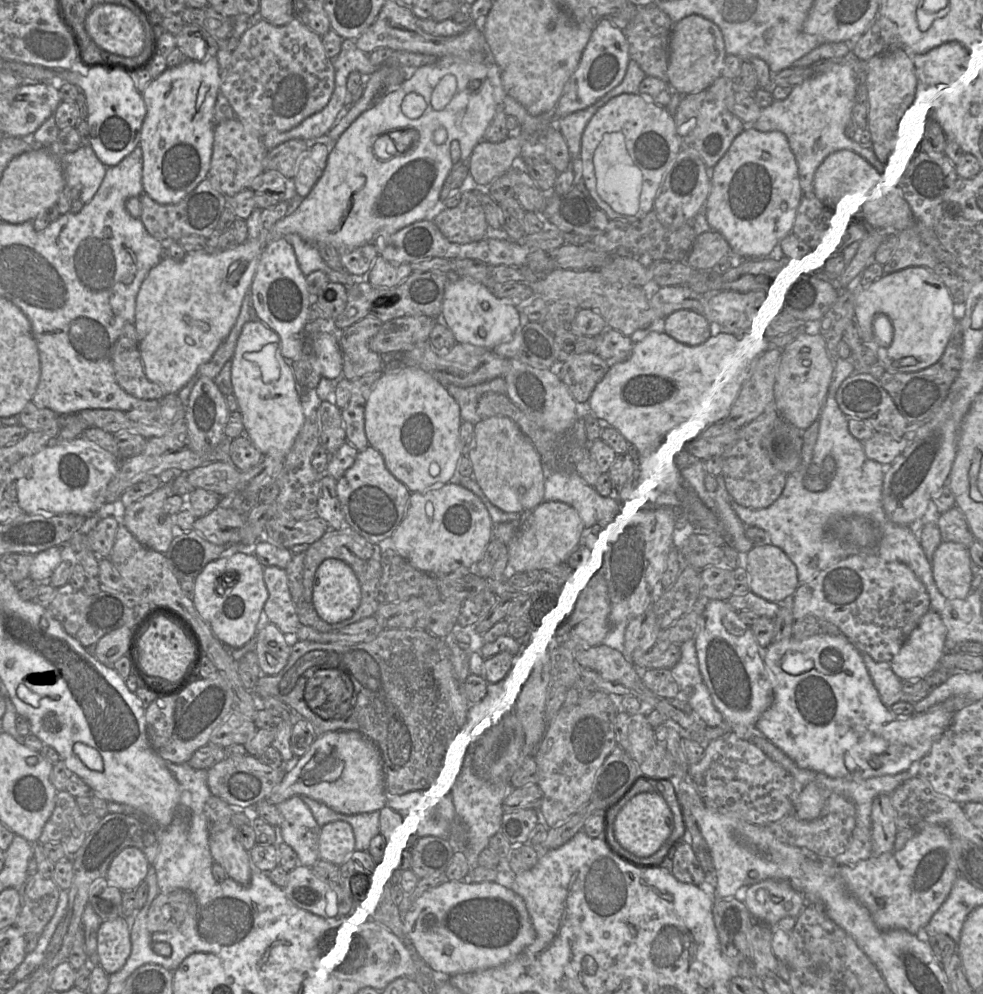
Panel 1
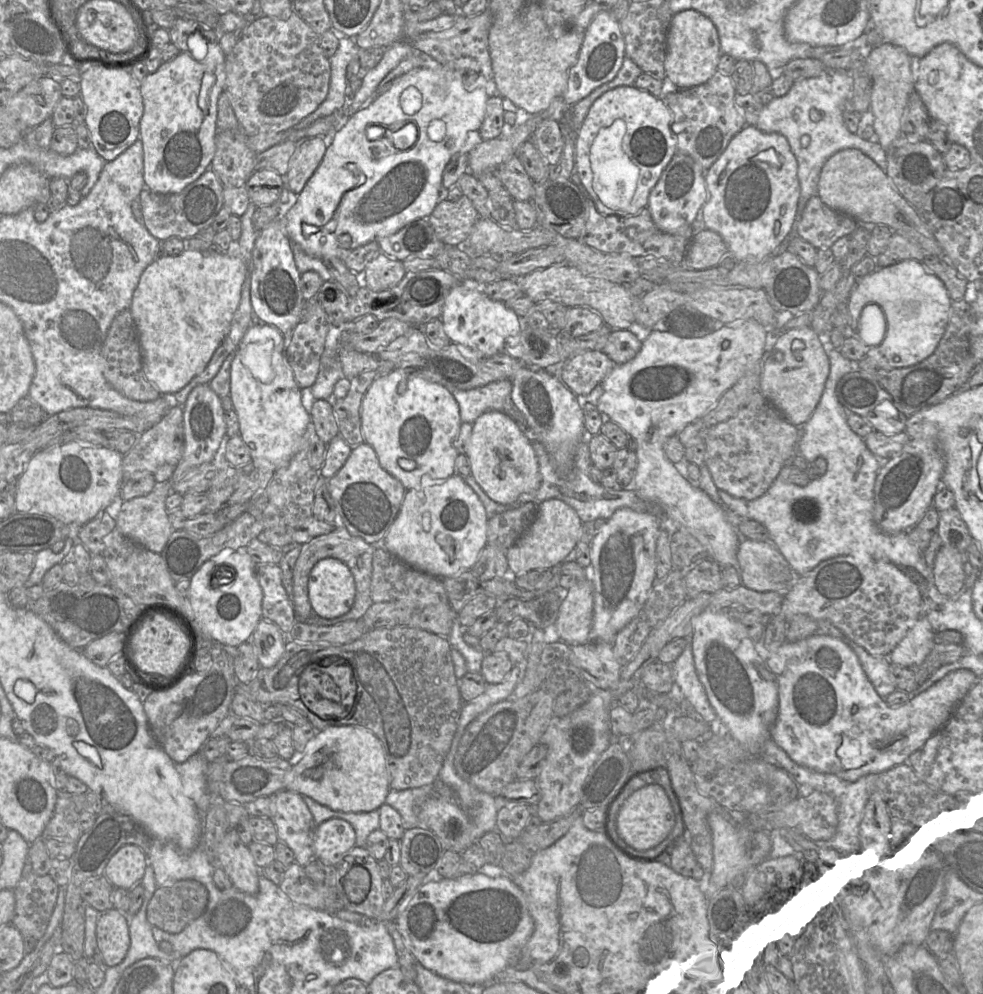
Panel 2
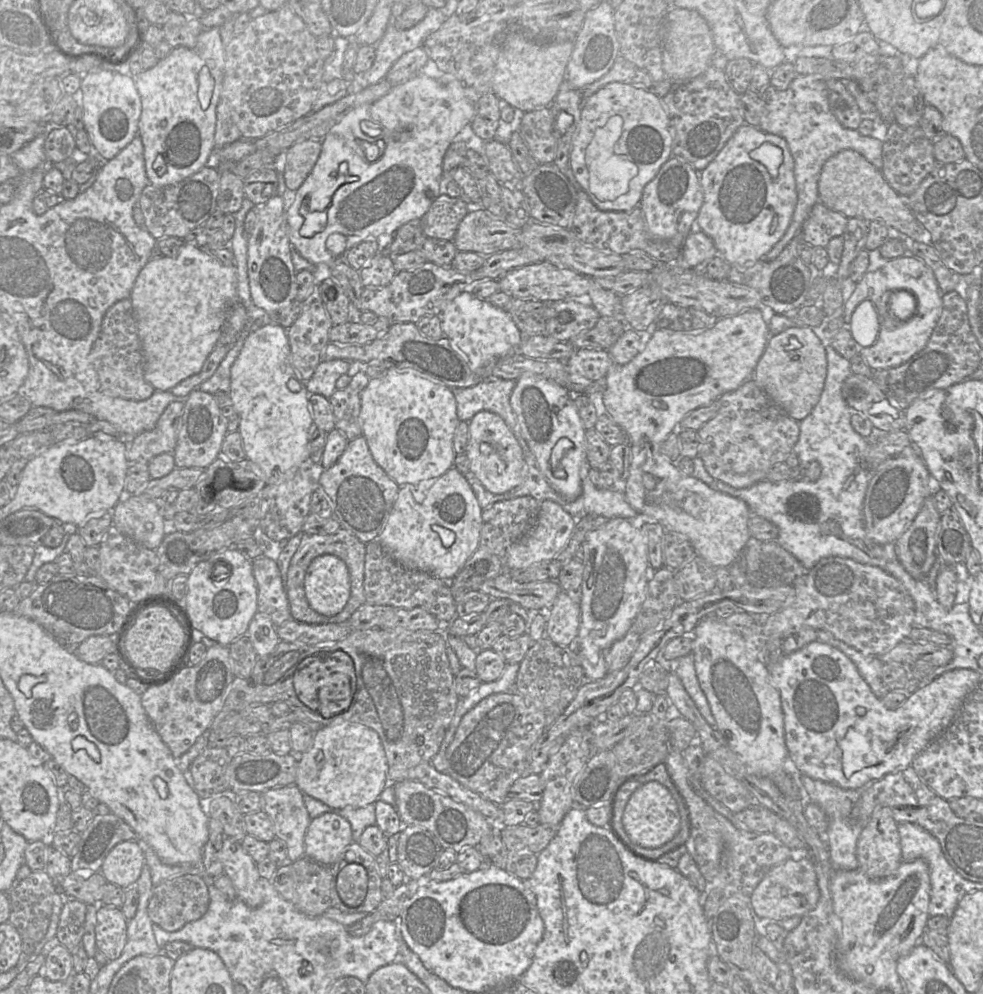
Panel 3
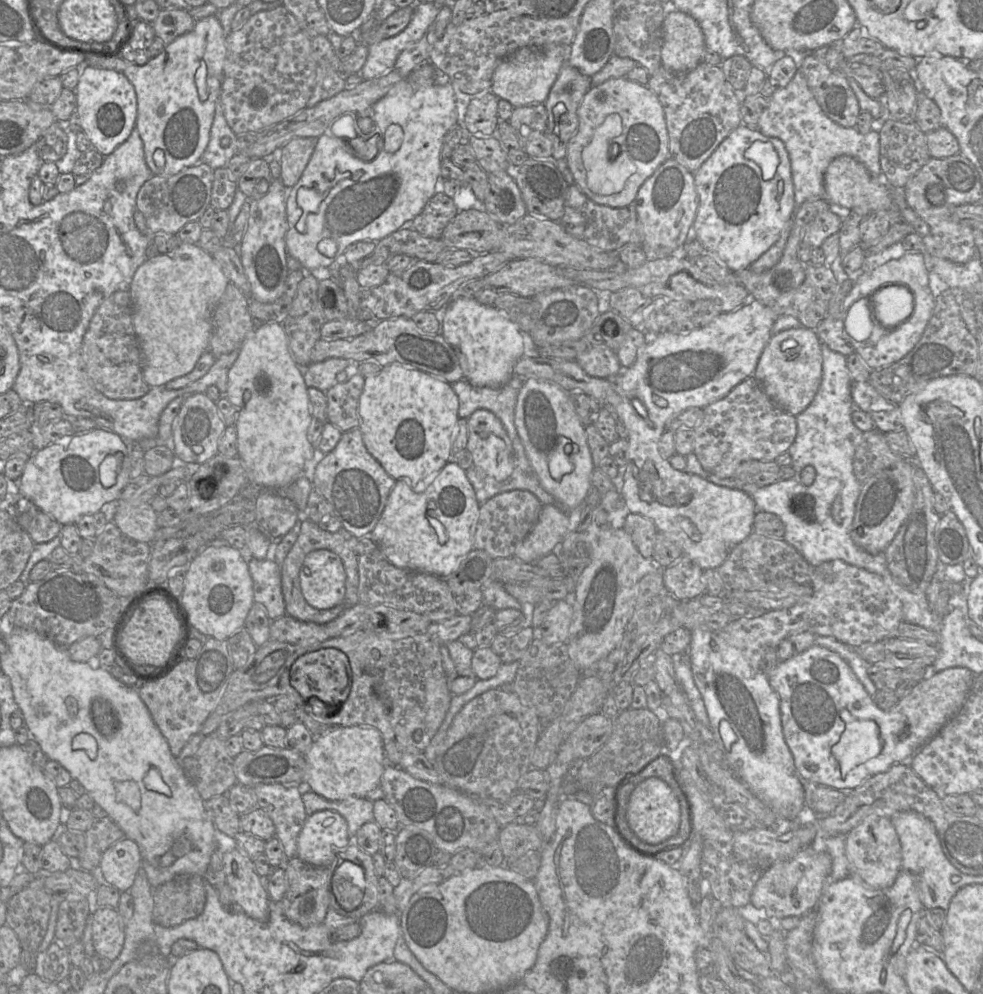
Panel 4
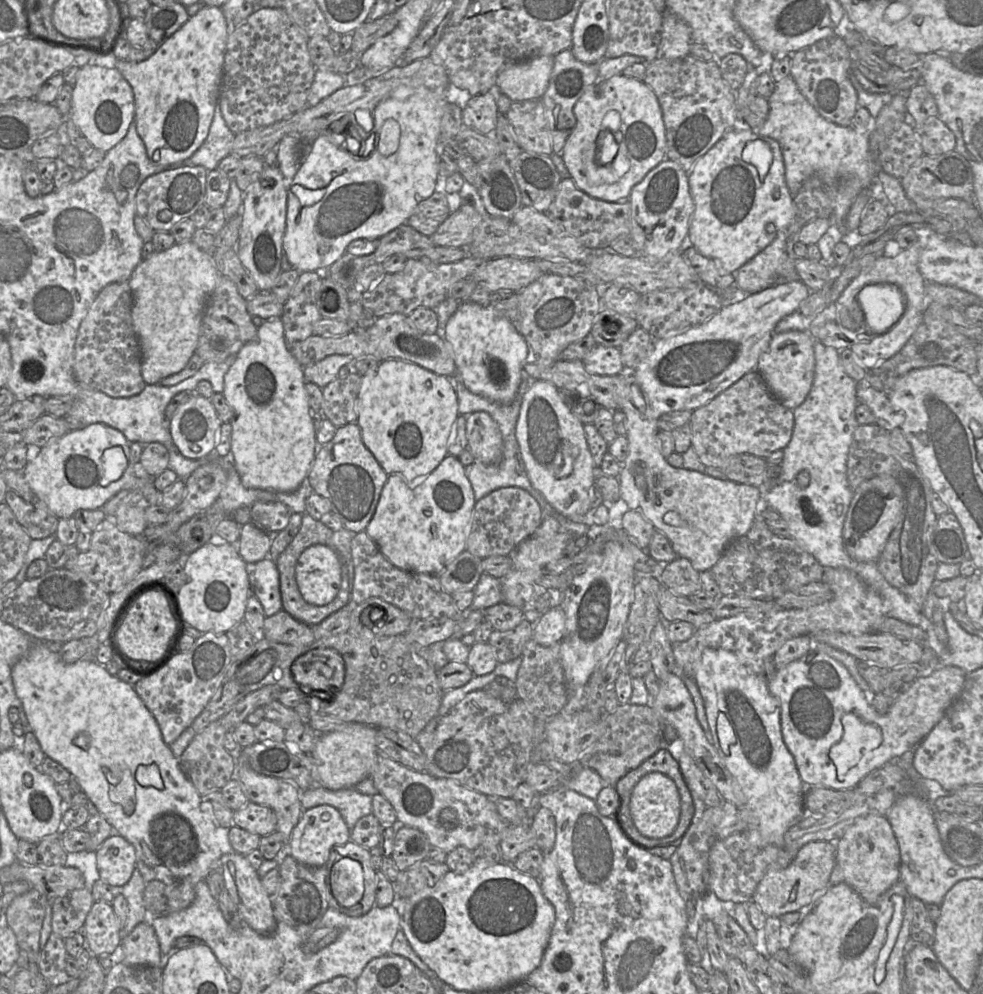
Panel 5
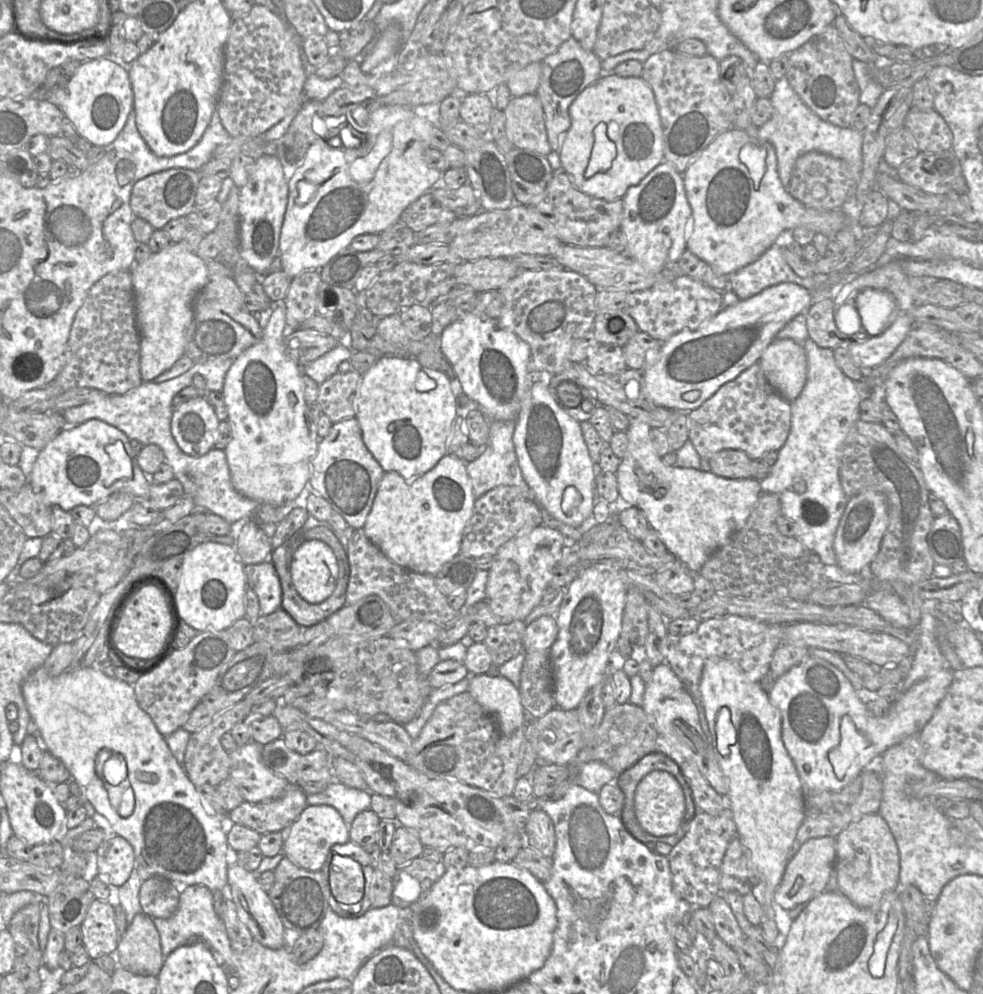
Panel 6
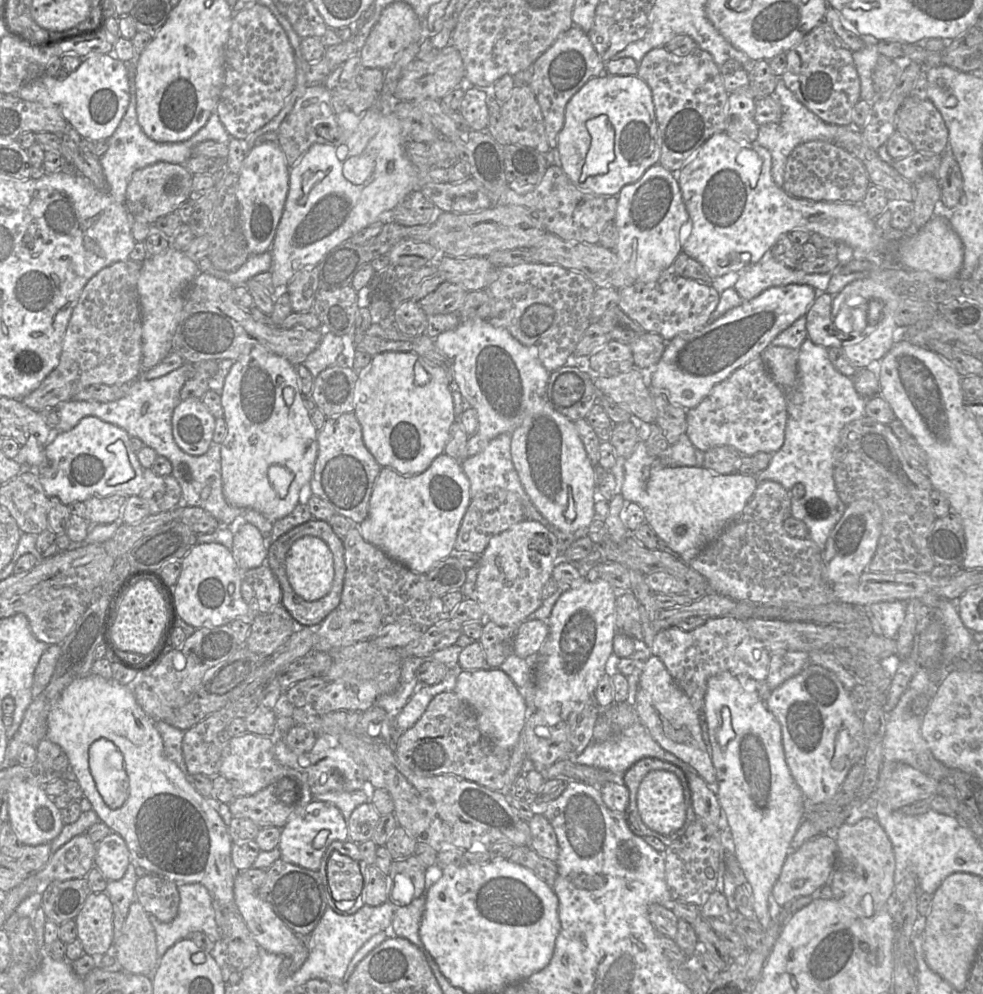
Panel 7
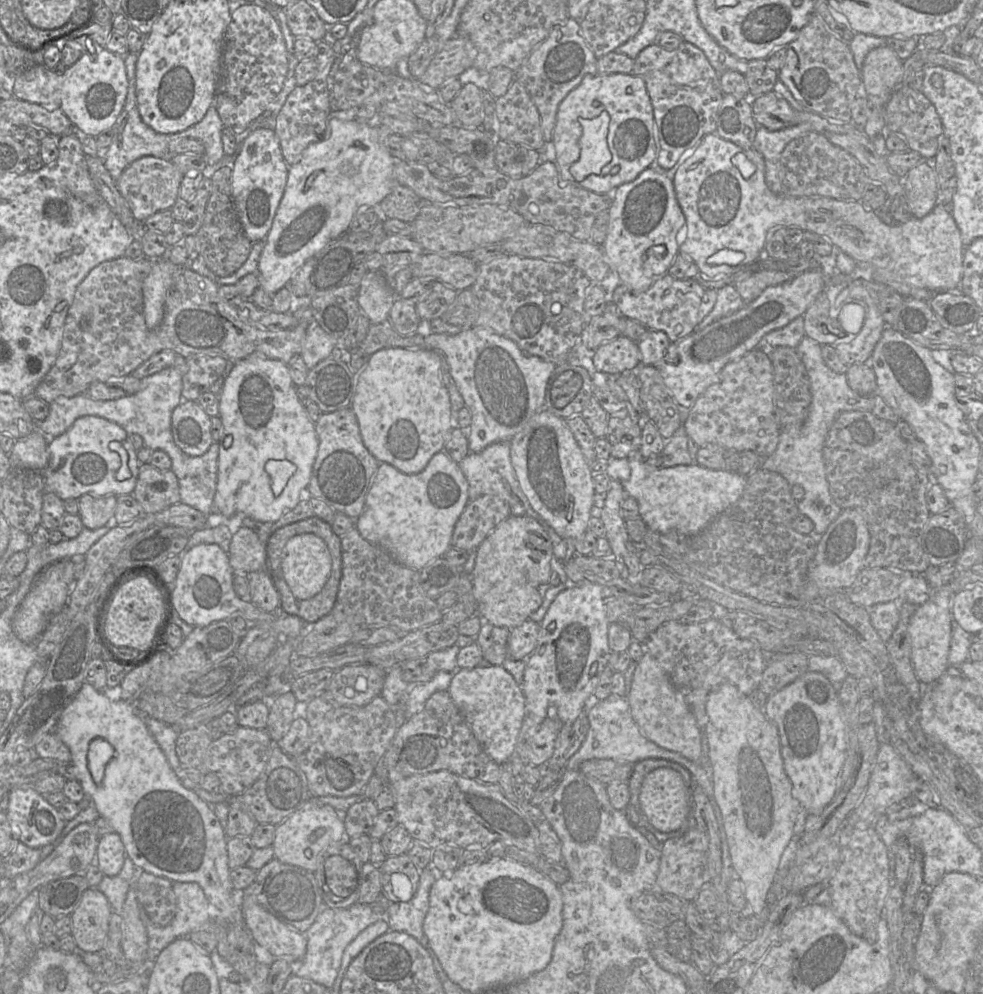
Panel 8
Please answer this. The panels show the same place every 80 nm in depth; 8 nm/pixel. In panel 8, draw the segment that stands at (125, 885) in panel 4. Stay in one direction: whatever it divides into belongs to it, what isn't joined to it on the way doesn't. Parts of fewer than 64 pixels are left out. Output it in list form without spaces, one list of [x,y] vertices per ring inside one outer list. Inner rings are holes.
[[[112,832],[99,838],[95,863],[105,876],[116,876],[126,857],[124,843],[118,833]]]

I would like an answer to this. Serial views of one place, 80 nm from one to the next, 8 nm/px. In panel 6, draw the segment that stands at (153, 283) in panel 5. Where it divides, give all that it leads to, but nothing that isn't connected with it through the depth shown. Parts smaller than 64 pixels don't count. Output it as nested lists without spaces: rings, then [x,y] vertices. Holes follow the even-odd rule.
[[[170,243],[158,253],[151,253],[142,263],[131,268],[135,295],[136,325],[140,342],[140,374],[143,381],[153,379],[169,370],[185,354],[186,333],[193,318],[193,304],[207,284],[209,271],[206,262],[183,243]]]

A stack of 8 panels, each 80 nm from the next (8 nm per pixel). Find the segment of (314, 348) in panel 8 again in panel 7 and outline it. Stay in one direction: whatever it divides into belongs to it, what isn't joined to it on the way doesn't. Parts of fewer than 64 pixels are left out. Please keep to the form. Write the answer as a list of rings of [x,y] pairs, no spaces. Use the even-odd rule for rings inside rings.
[[[322,331],[322,338],[318,347],[308,355],[303,365],[315,378],[326,368],[335,365],[342,350],[343,344],[340,337],[331,332]]]

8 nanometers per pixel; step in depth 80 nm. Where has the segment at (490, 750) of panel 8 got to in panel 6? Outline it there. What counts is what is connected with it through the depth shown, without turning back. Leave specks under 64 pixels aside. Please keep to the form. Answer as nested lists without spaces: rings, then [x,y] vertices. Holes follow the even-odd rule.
[[[470,675],[467,692],[491,715],[500,733],[512,735],[529,718],[521,704],[519,690],[501,675]]]

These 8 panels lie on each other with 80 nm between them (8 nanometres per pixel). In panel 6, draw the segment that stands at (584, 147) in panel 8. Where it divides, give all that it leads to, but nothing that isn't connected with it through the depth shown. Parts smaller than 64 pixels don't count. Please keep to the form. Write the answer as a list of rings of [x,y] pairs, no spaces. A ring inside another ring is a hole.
[[[600,122],[593,130],[594,145],[585,171],[585,177],[590,178],[598,172],[607,171],[616,157],[615,143],[607,136],[607,124]]]

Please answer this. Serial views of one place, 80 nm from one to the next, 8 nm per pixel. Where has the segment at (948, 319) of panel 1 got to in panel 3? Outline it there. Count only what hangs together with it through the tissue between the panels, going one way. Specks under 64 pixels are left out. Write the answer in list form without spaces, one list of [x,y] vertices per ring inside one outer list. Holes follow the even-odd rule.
[[[910,254],[889,260],[882,268],[874,272],[867,271],[864,274],[862,279],[856,283],[849,299],[844,303],[844,323],[850,325],[854,310],[864,300],[873,303],[879,322],[879,331],[874,343],[859,352],[872,370],[897,367],[922,350],[942,311],[942,292],[934,273],[923,261]],[[898,290],[907,290],[916,299],[915,313],[906,320],[896,319],[888,308],[890,296]]]

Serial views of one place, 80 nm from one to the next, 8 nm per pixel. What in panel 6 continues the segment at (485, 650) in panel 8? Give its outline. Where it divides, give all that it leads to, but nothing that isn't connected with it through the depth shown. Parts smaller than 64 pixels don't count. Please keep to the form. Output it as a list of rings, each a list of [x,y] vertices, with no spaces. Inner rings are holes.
[[[515,620],[488,627],[483,643],[490,652],[493,667],[499,667],[524,652],[523,636],[526,626],[524,621]]]

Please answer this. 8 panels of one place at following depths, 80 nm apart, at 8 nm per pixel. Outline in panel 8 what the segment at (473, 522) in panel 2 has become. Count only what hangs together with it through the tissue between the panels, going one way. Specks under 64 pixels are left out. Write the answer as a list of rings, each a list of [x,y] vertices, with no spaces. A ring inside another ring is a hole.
[[[444,451],[435,454],[419,474],[404,474],[379,463],[355,528],[398,563],[419,571],[451,547],[454,527],[469,502],[468,492],[469,483],[459,464]]]

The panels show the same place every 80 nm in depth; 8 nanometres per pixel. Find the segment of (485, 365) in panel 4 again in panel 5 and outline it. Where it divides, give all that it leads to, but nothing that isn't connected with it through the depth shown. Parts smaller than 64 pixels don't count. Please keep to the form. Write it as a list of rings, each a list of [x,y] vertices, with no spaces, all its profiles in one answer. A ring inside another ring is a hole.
[[[462,302],[446,323],[445,341],[453,354],[455,375],[470,392],[500,404],[515,398],[523,379],[528,345],[510,320],[490,307]]]

